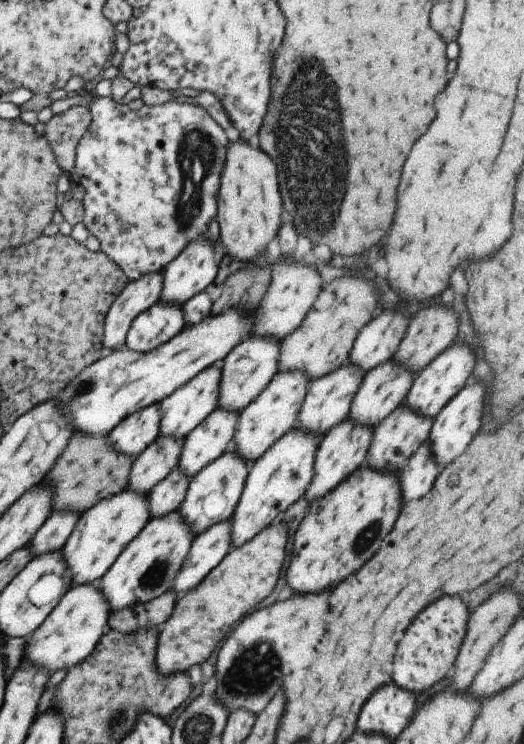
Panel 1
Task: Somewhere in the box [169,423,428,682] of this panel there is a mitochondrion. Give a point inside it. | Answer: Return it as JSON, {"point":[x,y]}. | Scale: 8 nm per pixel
{"point":[369,536]}

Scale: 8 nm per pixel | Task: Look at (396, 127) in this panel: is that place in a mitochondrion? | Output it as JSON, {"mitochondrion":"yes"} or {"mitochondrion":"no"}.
{"mitochondrion":"no"}

